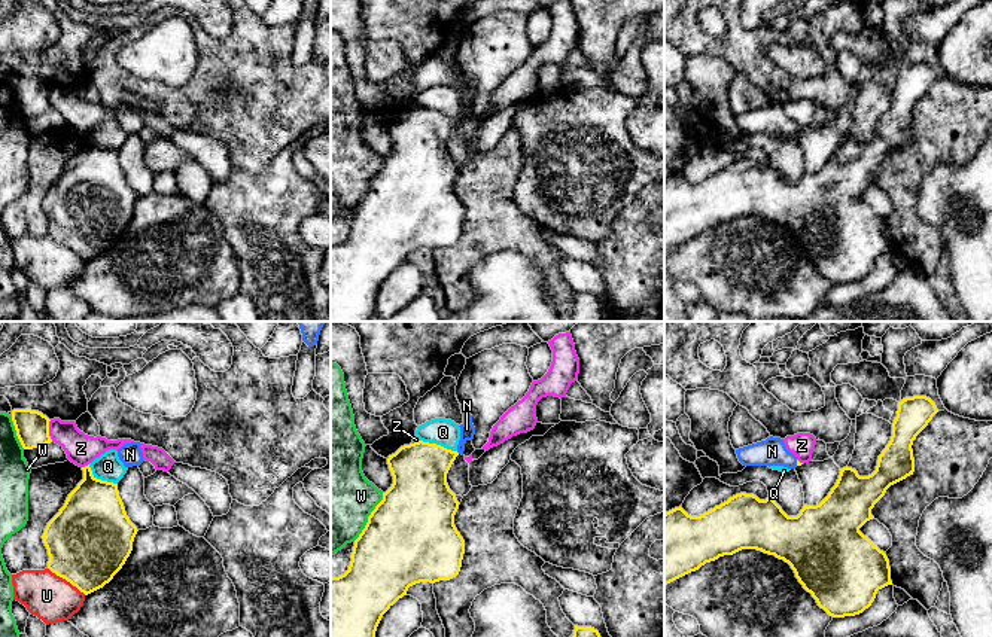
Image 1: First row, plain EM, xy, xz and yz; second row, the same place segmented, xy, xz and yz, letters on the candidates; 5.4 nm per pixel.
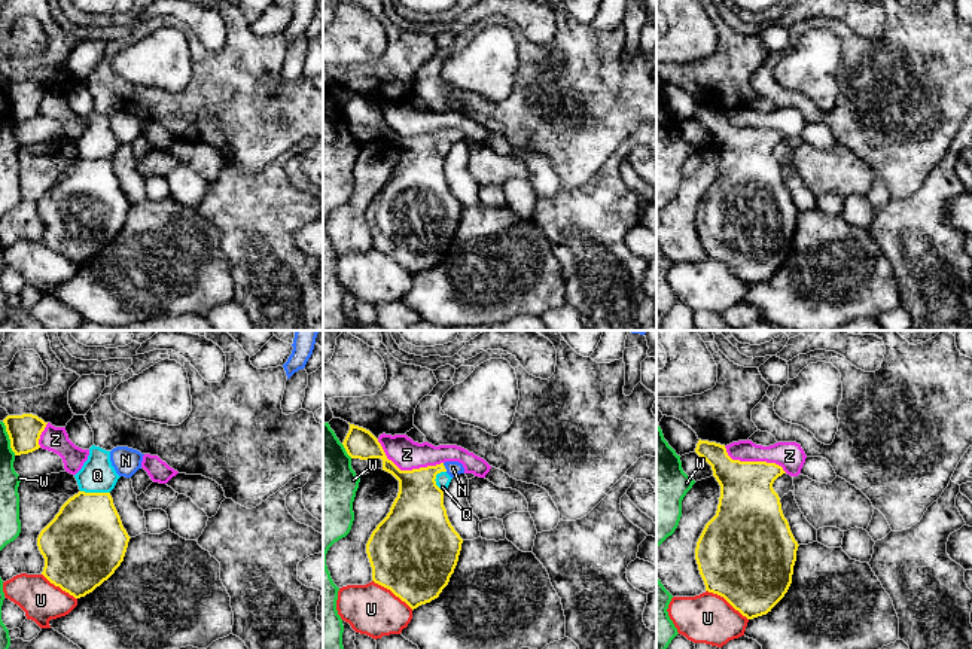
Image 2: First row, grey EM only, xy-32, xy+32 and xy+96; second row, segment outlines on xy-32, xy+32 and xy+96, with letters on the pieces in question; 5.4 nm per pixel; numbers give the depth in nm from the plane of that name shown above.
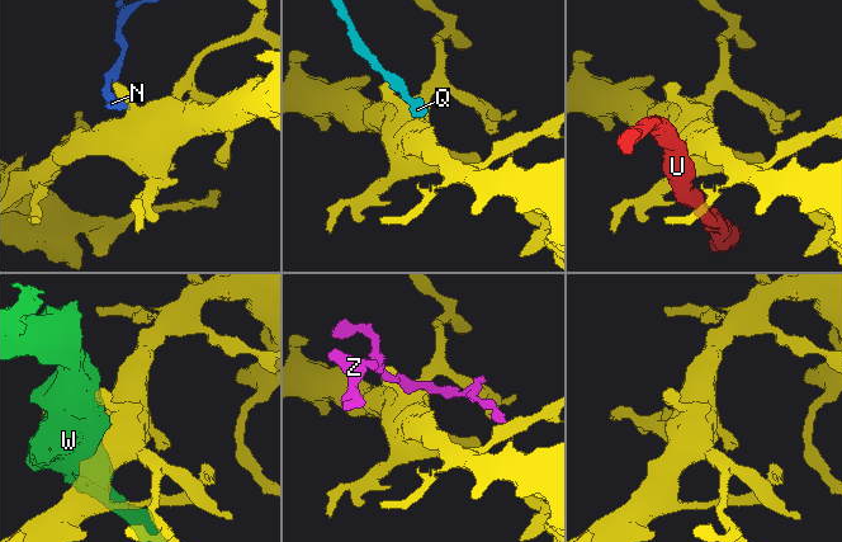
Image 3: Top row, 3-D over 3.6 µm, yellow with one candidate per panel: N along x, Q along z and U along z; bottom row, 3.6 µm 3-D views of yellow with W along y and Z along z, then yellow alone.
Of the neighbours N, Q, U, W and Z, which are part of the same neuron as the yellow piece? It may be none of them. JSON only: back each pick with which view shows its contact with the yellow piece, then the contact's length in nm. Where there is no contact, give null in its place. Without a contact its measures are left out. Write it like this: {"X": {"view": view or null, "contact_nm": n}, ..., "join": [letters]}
{"N": {"view": "yz", "contact_nm": 30}, "join": ["N"]}

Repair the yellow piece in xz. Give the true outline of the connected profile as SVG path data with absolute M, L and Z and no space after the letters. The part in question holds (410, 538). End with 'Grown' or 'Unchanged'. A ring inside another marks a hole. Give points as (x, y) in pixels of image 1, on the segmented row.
M423 441L389 455L393 484L354 540L349 570L331 577L331 637L375 637L383 615L407 595L410 586L459 574L465 540L454 525L454 515L460 503L447 484L457 455L457 451Z. Unchanged

